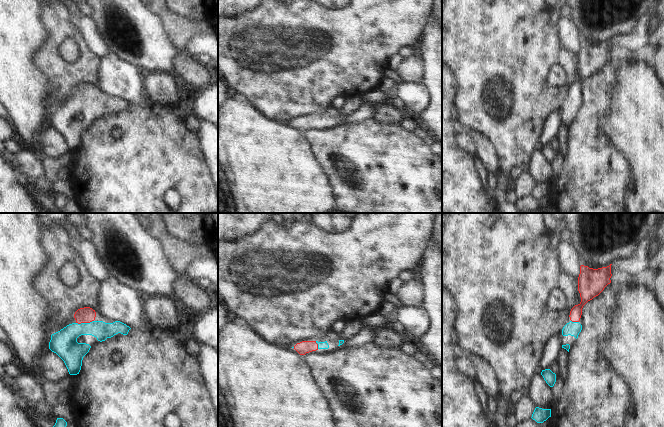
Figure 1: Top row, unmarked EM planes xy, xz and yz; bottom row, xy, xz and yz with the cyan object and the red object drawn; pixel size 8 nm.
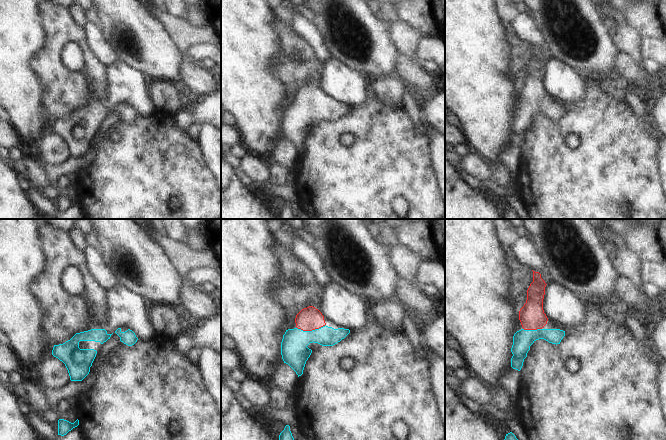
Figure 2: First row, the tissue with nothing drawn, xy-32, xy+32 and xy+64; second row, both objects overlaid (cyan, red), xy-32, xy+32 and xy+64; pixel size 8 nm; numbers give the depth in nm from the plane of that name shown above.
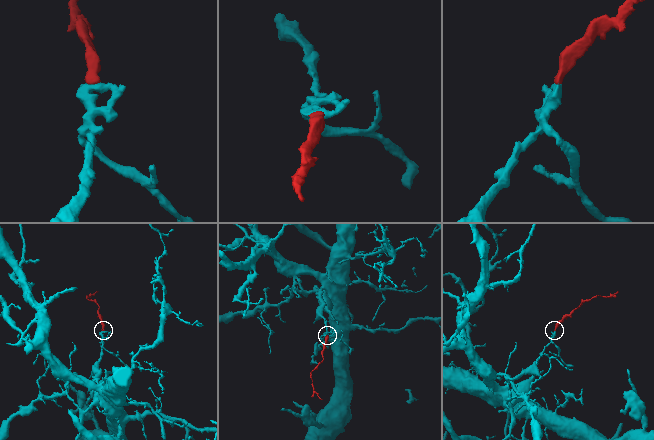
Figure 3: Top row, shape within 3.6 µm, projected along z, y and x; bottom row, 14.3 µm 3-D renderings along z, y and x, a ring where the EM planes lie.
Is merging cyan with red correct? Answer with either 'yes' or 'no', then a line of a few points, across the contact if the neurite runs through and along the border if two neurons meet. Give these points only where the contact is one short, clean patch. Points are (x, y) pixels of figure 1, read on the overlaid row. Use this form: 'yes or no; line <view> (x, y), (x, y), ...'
yes; line xy (64, 343), (84, 323), (83, 315)

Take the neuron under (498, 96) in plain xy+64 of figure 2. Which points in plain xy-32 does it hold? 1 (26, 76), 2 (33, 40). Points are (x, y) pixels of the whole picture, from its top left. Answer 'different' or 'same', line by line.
1: same
2: same

